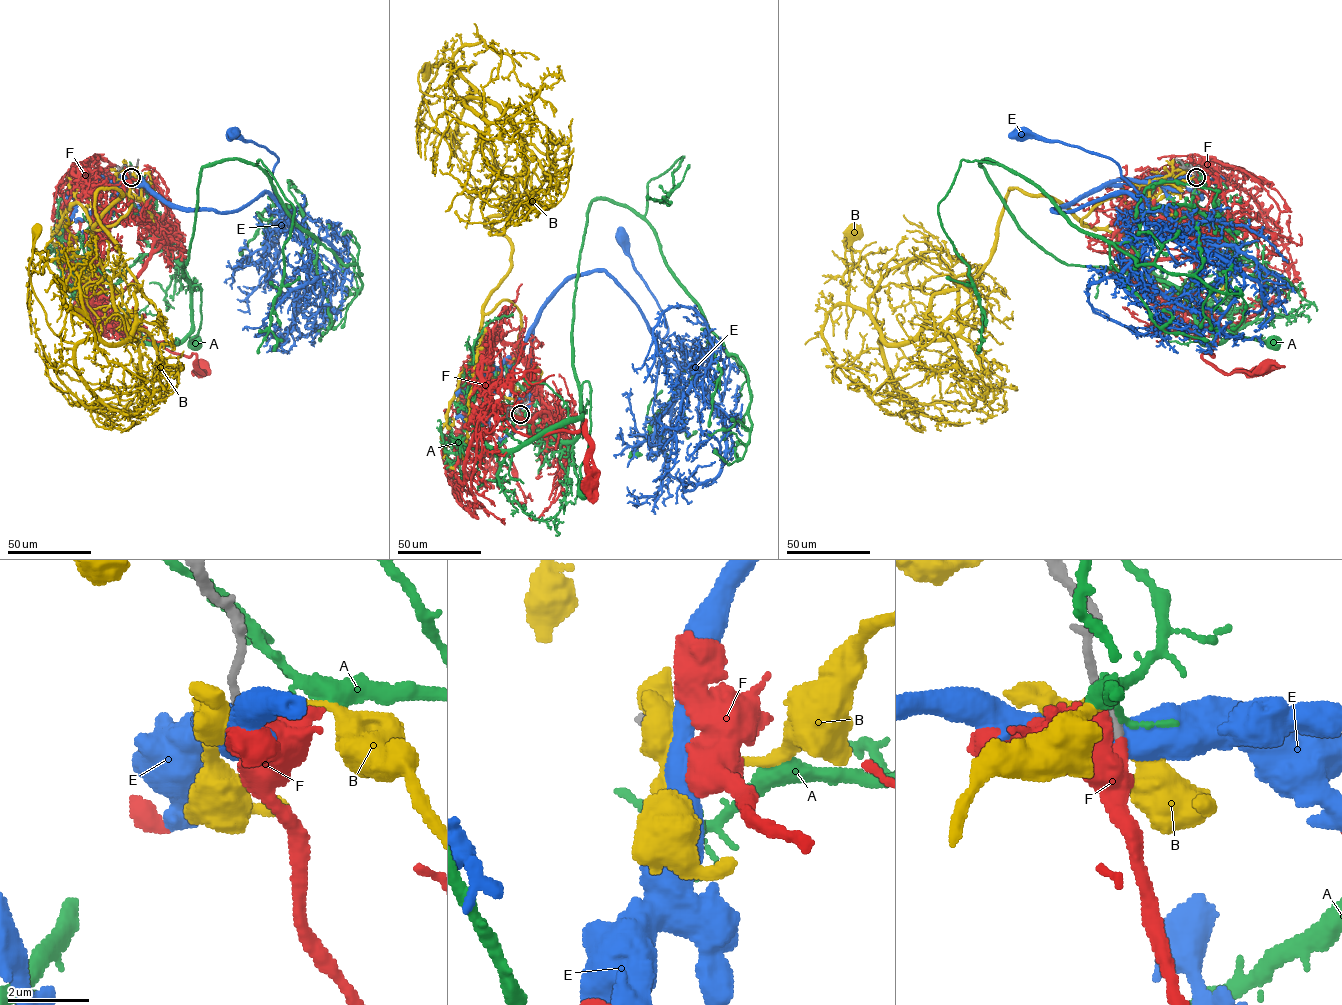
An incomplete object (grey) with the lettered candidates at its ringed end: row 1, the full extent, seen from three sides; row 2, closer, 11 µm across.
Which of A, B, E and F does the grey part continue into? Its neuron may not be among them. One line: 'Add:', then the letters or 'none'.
Add: F

